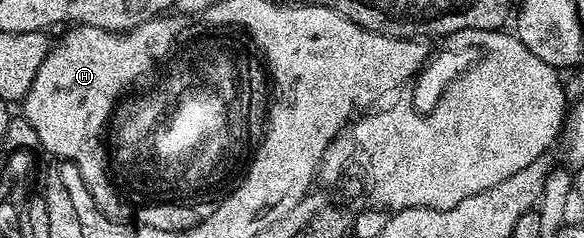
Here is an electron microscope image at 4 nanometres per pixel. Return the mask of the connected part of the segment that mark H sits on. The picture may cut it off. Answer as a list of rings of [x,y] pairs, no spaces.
[[[78,24],[67,29],[68,33],[60,41],[53,43],[48,49],[48,57],[38,66],[38,74],[30,86],[22,101],[22,115],[30,126],[38,133],[38,142],[43,151],[57,156],[57,161],[72,161],[77,164],[82,172],[85,182],[92,191],[100,194],[107,189],[104,178],[100,149],[100,129],[111,107],[112,96],[116,91],[116,77],[114,78],[114,66],[112,64],[112,48],[114,42],[101,33],[99,28],[89,24]]]

